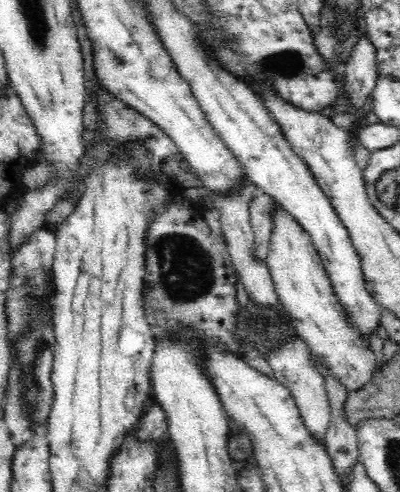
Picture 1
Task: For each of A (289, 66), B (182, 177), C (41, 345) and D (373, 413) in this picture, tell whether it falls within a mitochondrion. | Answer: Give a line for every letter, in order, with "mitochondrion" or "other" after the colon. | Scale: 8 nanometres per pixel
A: mitochondrion
B: other
C: mitochondrion
D: other

